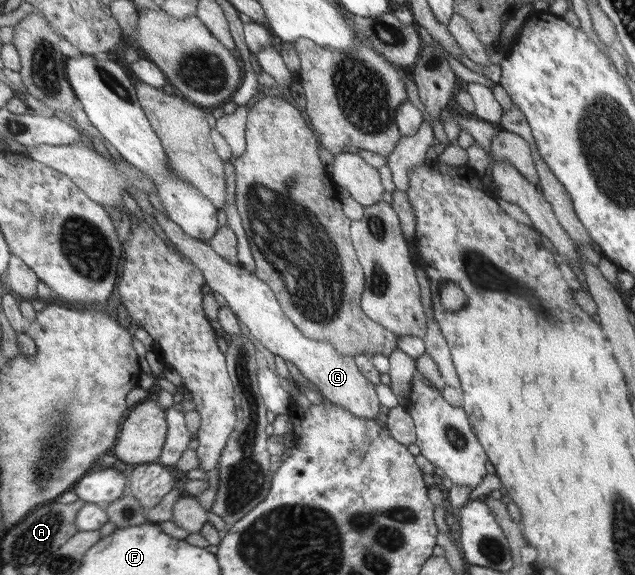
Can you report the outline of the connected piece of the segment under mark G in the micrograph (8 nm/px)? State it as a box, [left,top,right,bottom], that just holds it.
[153,208,381,419]

